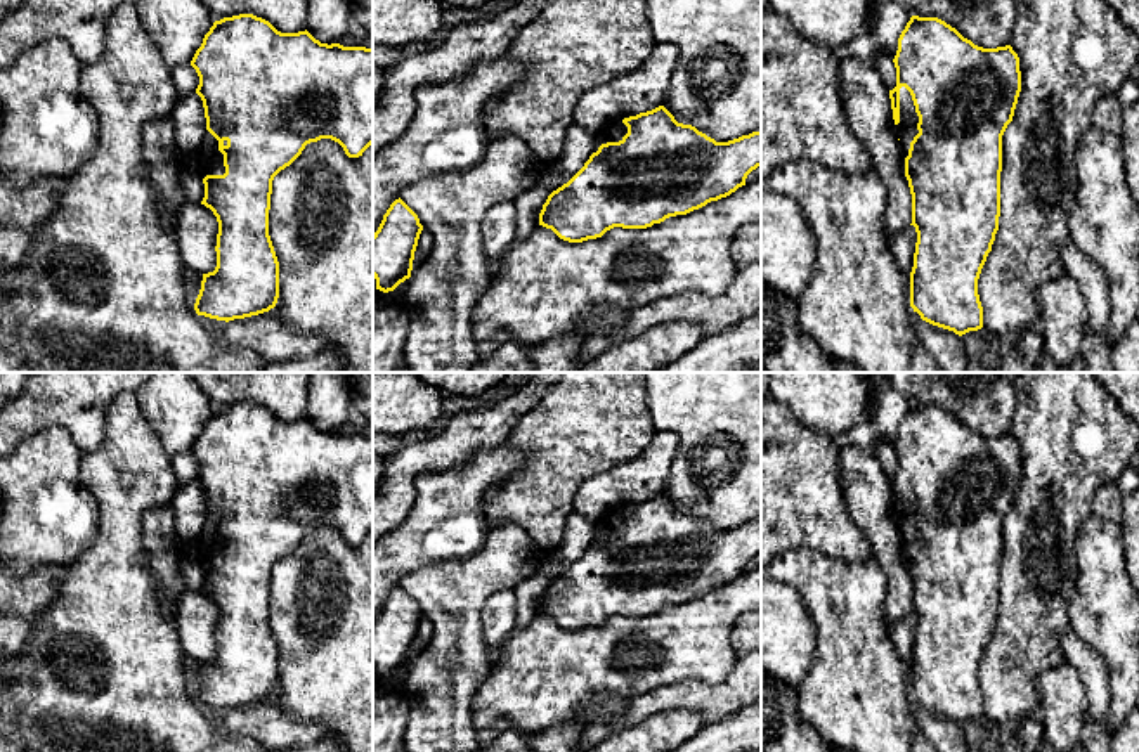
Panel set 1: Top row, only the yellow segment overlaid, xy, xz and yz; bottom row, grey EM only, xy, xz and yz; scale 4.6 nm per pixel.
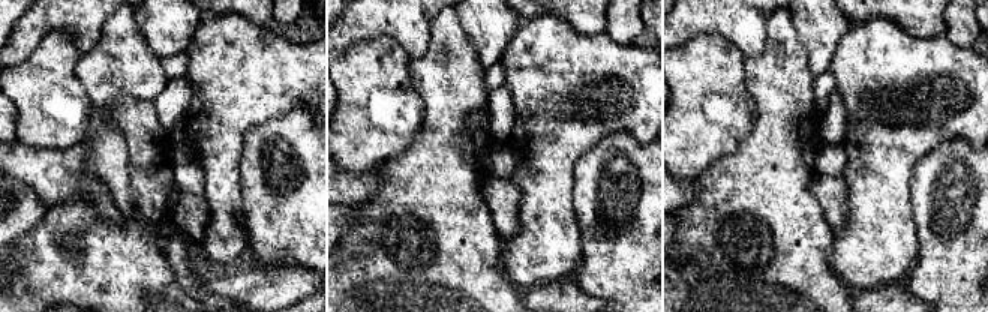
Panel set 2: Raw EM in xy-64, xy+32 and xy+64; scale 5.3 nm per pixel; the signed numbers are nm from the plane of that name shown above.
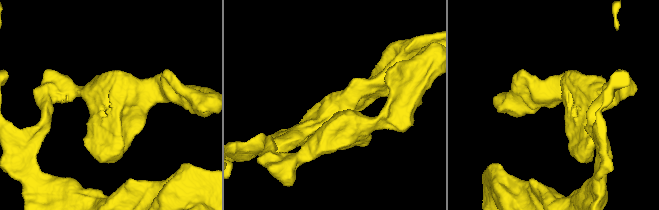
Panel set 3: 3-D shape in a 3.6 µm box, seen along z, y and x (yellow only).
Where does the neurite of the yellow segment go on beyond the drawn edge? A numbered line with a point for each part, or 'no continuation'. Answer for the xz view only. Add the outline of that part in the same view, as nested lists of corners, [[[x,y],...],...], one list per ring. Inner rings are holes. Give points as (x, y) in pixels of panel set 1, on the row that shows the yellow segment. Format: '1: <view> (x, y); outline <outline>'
1: xz (614, 132); outline [[[622,120],[612,121],[610,125],[603,126],[600,132],[595,133],[593,152],[596,152],[602,144],[622,140],[626,133],[628,126],[622,123]]]

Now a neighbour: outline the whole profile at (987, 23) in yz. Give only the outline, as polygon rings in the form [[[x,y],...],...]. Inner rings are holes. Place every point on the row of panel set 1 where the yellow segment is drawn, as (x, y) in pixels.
[[[896,0],[912,16],[938,17],[983,49],[1009,45],[1014,0]]]

